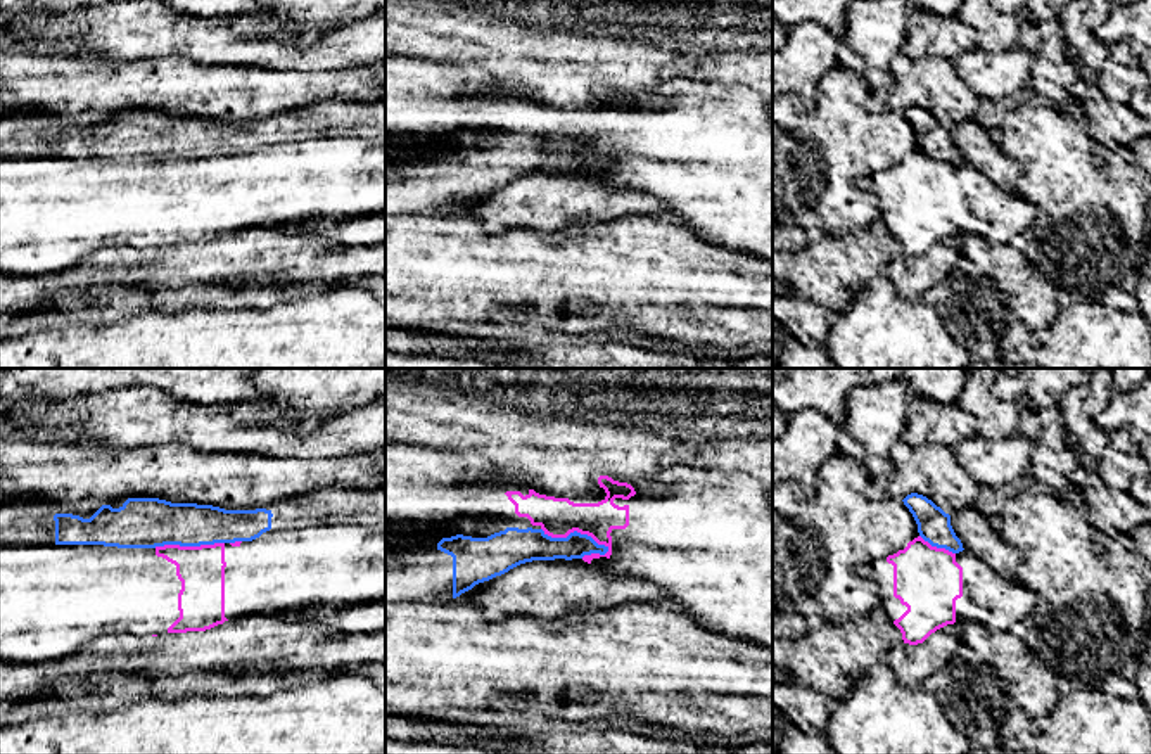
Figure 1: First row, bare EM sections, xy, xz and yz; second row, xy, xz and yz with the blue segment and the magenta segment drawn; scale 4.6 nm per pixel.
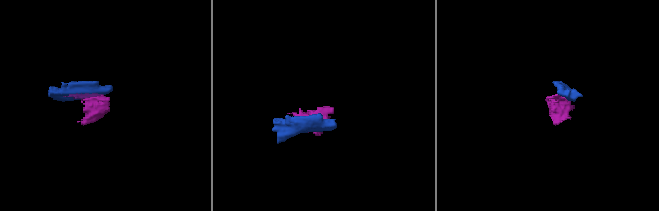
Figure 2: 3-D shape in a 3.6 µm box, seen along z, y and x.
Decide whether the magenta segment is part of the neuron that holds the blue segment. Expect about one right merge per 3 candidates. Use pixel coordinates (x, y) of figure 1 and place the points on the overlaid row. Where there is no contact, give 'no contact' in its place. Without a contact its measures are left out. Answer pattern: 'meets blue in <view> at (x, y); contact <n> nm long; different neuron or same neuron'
meets blue in xz at (576, 531); contact 340 nm long; different neuron

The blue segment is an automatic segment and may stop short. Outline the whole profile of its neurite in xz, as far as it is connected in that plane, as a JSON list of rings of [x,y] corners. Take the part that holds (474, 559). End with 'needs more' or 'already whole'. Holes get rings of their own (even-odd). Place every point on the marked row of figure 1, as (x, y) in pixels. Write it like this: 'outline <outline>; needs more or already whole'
outline [[[506,527],[487,538],[456,534],[436,545],[415,534],[408,545],[385,545],[385,604],[448,602],[525,562],[607,552],[577,531],[551,538],[543,529]]]; needs more

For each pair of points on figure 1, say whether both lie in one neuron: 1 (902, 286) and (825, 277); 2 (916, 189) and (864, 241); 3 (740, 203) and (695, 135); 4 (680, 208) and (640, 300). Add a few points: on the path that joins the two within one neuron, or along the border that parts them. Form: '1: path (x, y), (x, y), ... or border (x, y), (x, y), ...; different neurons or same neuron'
1: path (885, 268), (844, 267); same neuron
2: border (880, 215), (885, 229), (902, 251); different neurons
3: path (735, 185), (735, 175), (712, 153); same neuron
4: border (669, 217), (711, 241); different neurons

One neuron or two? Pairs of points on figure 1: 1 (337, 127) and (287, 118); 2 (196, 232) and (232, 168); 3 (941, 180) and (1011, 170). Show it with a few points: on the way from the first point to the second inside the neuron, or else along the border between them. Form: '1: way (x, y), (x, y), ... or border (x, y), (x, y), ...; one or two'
1: way (325, 120), (299, 120); one
2: way (196, 217), (225, 184); one
3: border (965, 161), (1015, 194); two

